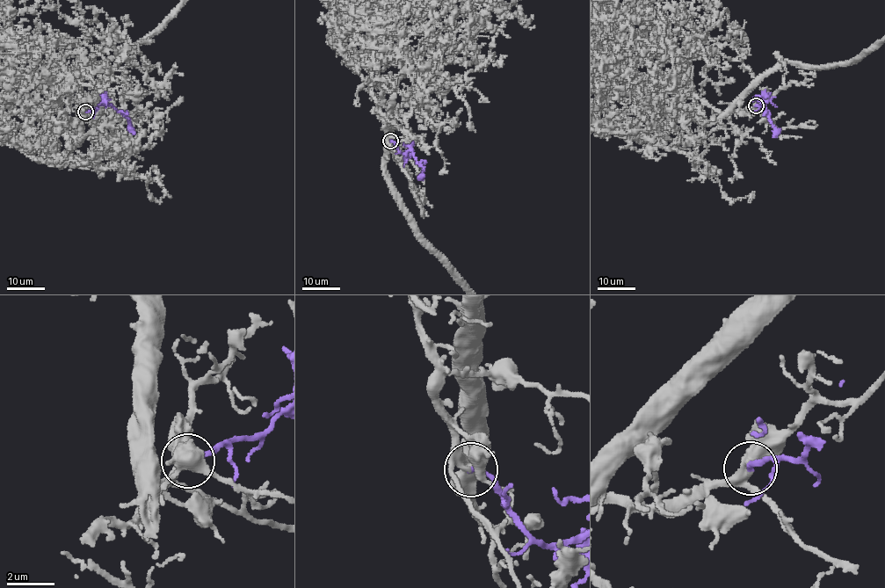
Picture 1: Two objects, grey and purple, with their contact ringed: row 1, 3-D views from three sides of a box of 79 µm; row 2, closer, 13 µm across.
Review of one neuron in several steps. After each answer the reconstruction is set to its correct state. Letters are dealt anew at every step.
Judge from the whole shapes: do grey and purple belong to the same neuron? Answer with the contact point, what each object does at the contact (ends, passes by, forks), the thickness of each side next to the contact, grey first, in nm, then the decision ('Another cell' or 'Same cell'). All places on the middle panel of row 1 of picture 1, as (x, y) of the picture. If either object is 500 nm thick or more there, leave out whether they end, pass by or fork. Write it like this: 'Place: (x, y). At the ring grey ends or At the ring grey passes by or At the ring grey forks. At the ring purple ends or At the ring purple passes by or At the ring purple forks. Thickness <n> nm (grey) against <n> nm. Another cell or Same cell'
Place: (390, 141). At the ring grey forks. At the ring purple ends. Thickness 280 nm (grey) against 190 nm. Same cell

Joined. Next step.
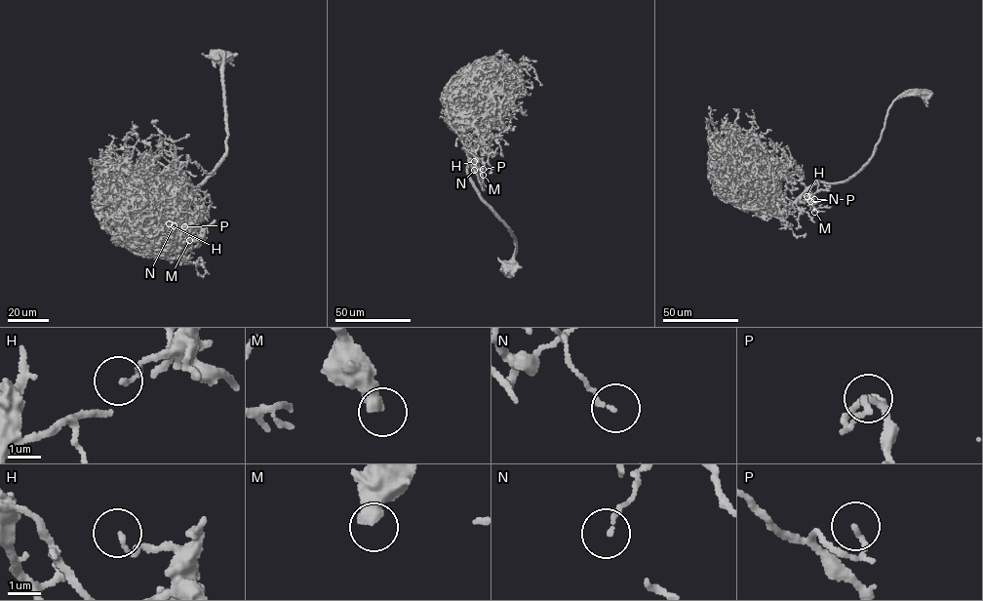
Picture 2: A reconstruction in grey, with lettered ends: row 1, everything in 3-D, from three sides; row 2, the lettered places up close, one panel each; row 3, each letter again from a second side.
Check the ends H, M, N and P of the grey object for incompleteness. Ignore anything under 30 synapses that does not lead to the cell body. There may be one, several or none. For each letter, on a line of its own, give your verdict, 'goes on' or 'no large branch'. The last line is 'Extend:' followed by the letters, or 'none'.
H: no large branch
M: no large branch
N: no large branch
P: no large branch
Extend: none

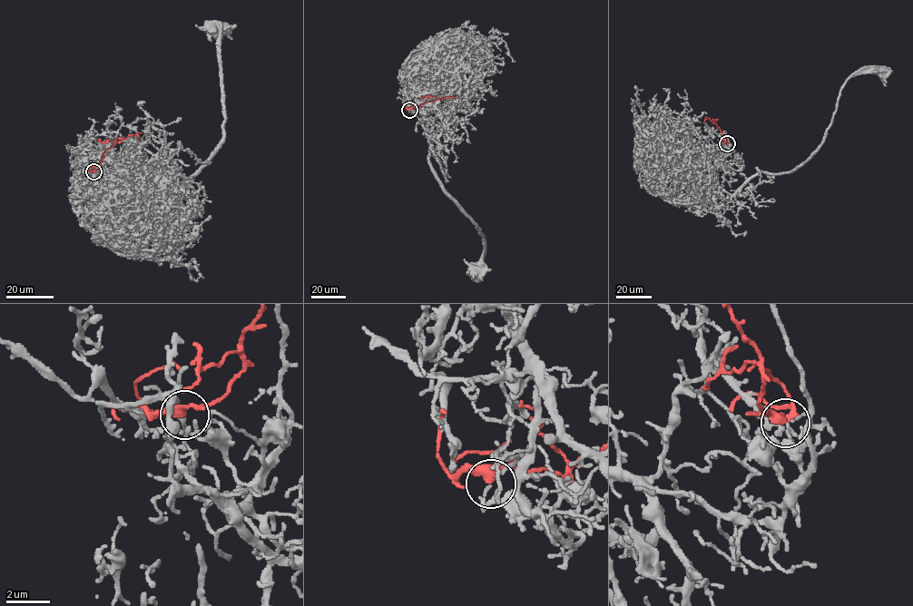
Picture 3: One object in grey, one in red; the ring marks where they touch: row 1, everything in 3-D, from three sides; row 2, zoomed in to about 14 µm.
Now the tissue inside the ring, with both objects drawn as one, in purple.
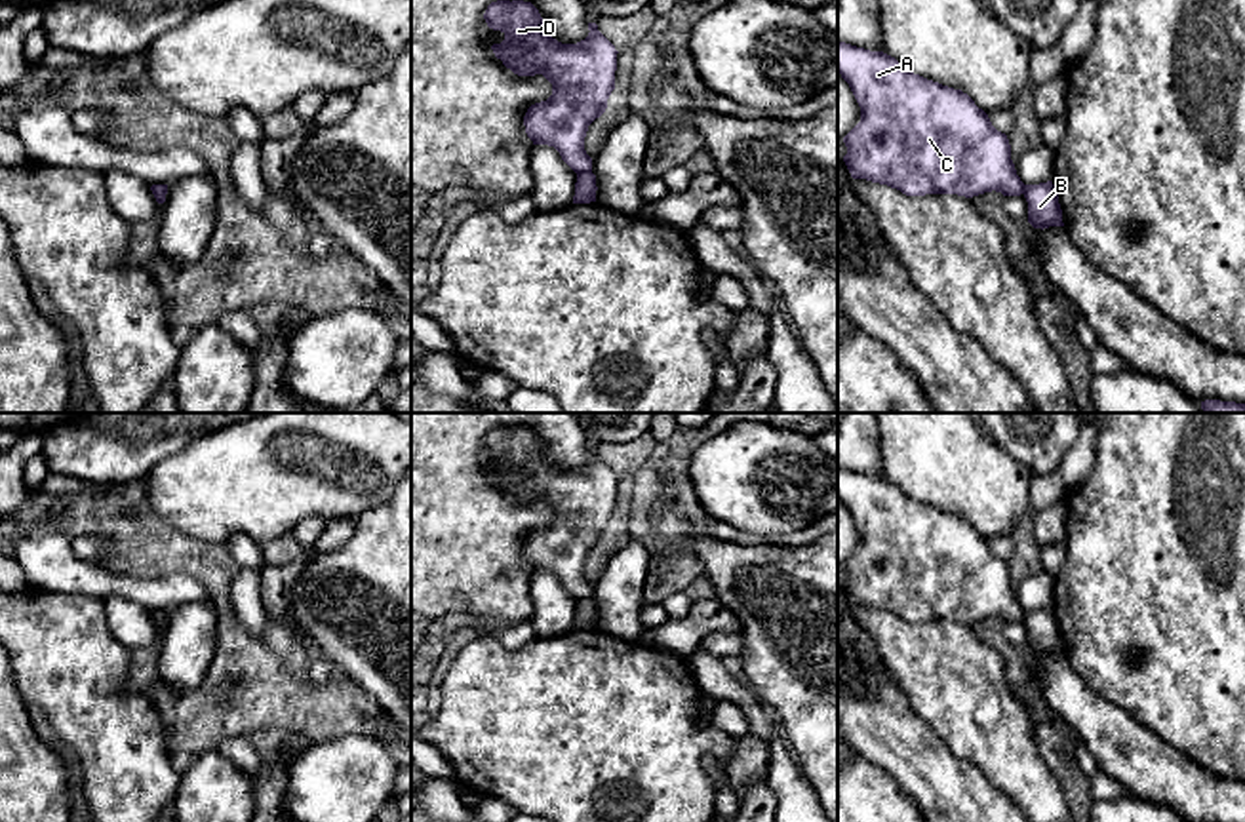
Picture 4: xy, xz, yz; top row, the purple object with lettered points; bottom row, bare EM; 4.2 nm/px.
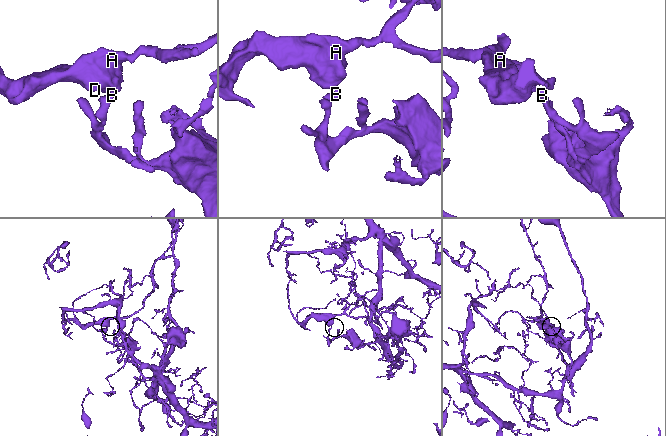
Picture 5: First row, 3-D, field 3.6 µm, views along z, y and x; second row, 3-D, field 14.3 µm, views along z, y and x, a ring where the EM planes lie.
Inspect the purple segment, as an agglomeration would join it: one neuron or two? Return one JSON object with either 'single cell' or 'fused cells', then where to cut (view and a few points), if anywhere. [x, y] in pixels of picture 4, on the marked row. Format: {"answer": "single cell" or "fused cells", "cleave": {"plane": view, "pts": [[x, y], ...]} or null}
{"answer": "fused cells", "cleave": {"plane": "xz", "pts": [[591, 170], [577, 176]]}}

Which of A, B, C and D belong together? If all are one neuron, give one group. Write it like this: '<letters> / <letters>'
A C D / B

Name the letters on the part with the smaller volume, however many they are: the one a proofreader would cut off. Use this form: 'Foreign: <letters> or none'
Foreign: A, C, D

